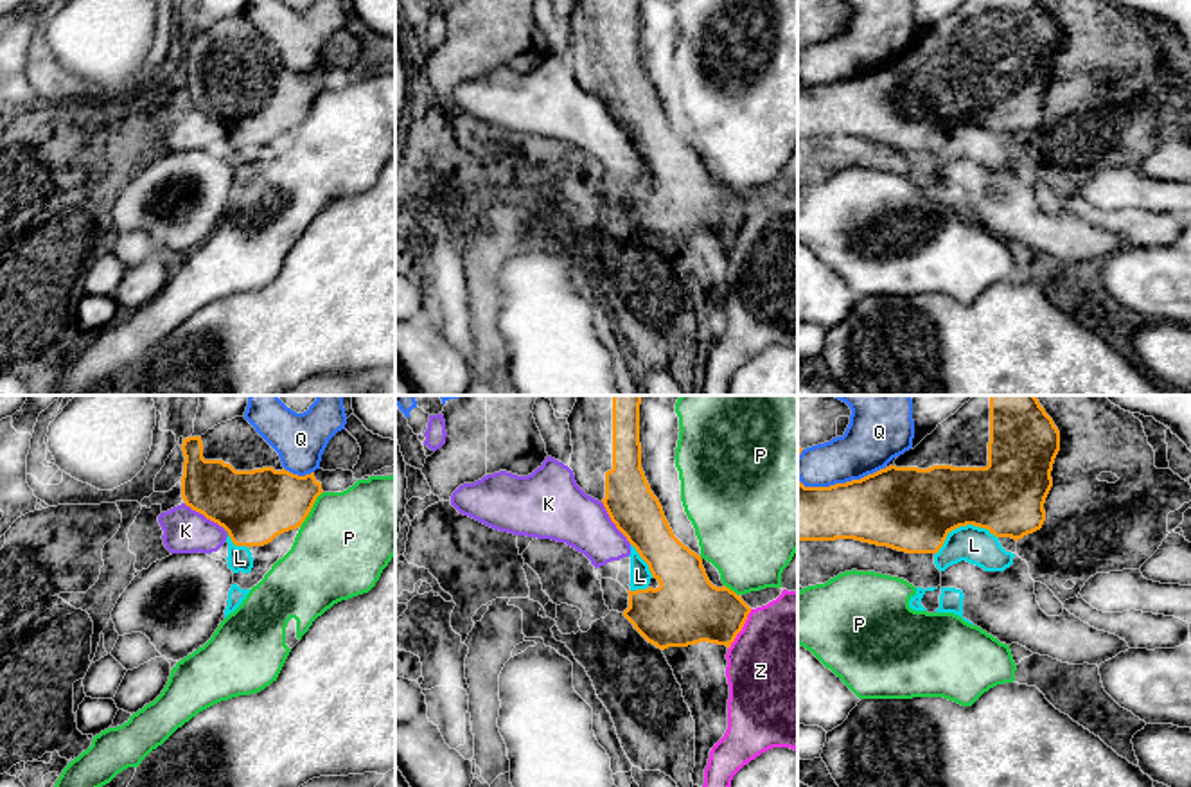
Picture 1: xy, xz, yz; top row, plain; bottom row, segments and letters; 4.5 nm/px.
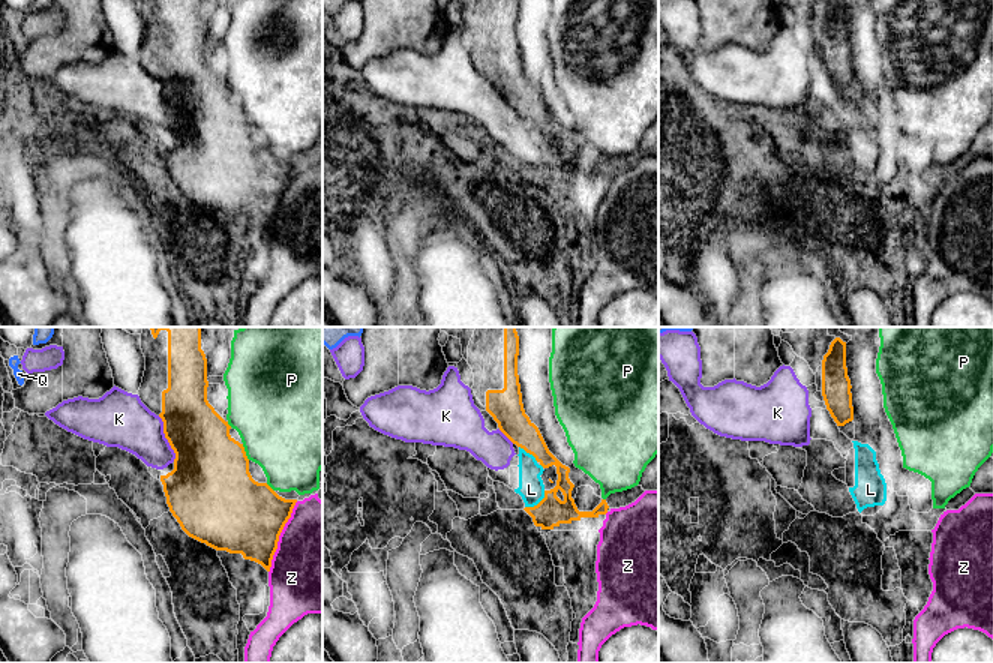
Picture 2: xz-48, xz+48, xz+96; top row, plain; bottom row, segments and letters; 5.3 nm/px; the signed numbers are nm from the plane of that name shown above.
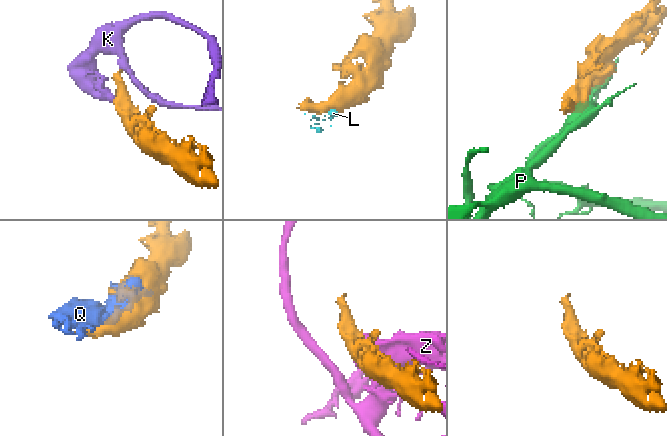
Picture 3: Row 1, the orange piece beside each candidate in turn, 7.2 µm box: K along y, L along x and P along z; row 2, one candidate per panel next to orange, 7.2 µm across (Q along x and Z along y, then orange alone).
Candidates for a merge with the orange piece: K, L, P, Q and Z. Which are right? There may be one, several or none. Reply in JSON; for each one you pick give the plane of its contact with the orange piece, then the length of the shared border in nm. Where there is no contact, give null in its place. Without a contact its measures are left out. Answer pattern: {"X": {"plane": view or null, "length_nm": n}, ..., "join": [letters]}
{"join": []}

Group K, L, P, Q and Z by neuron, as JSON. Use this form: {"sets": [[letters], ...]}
{"sets": [["K", "L"], ["P"], ["Q"], ["Z"]]}

